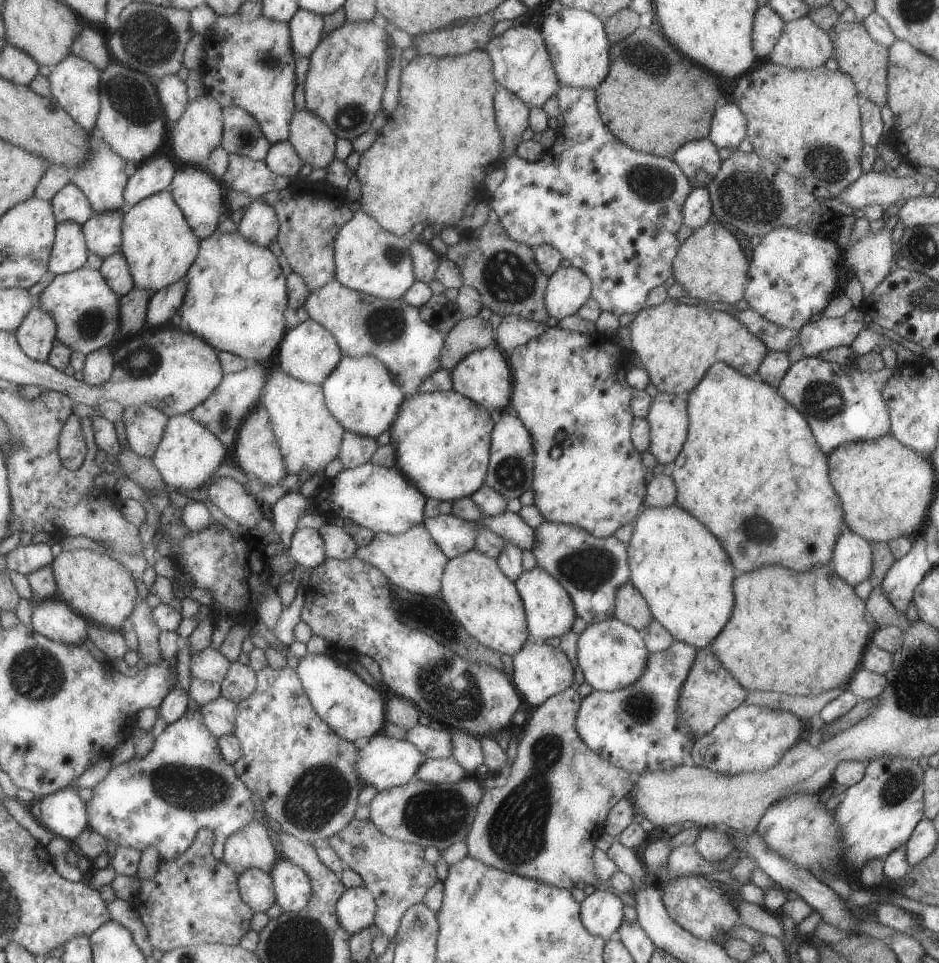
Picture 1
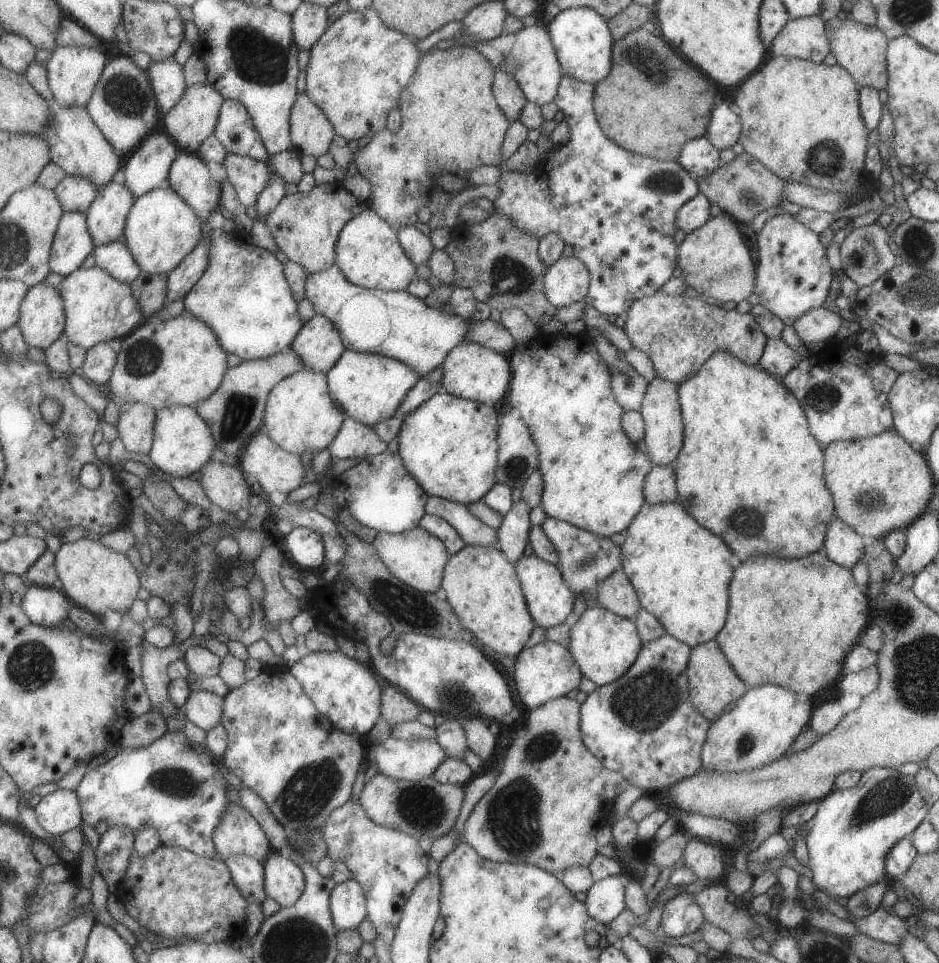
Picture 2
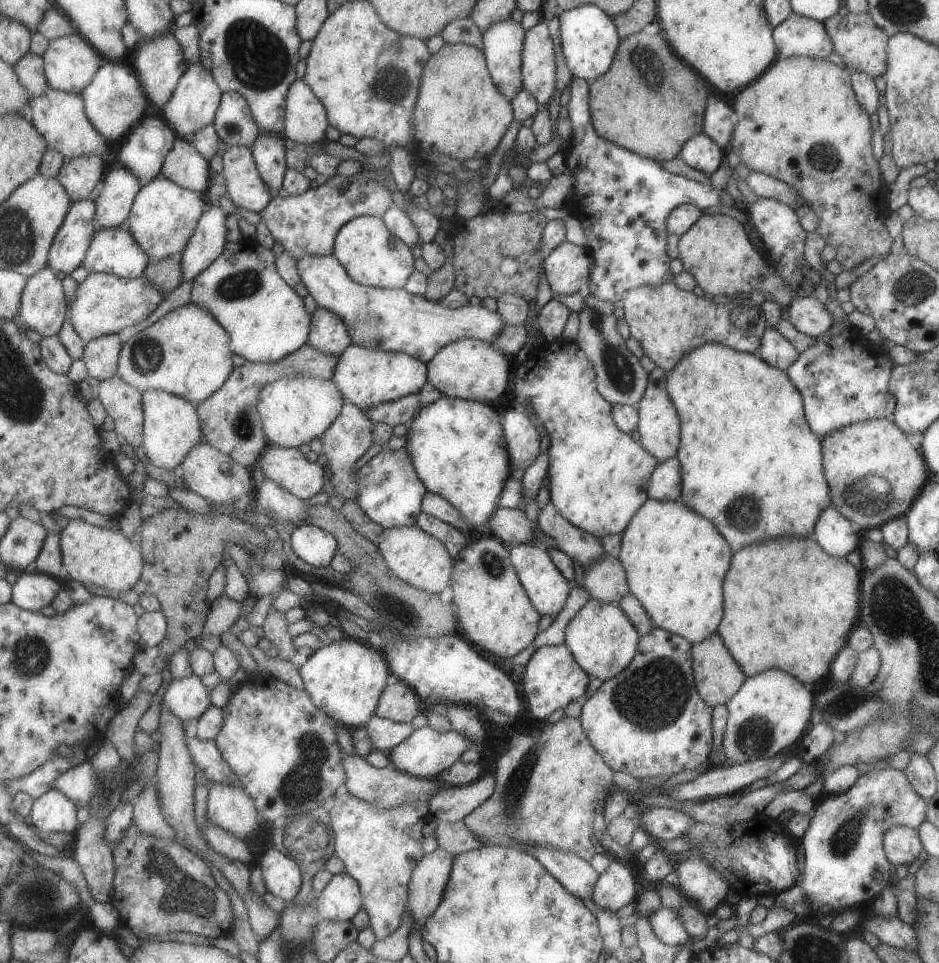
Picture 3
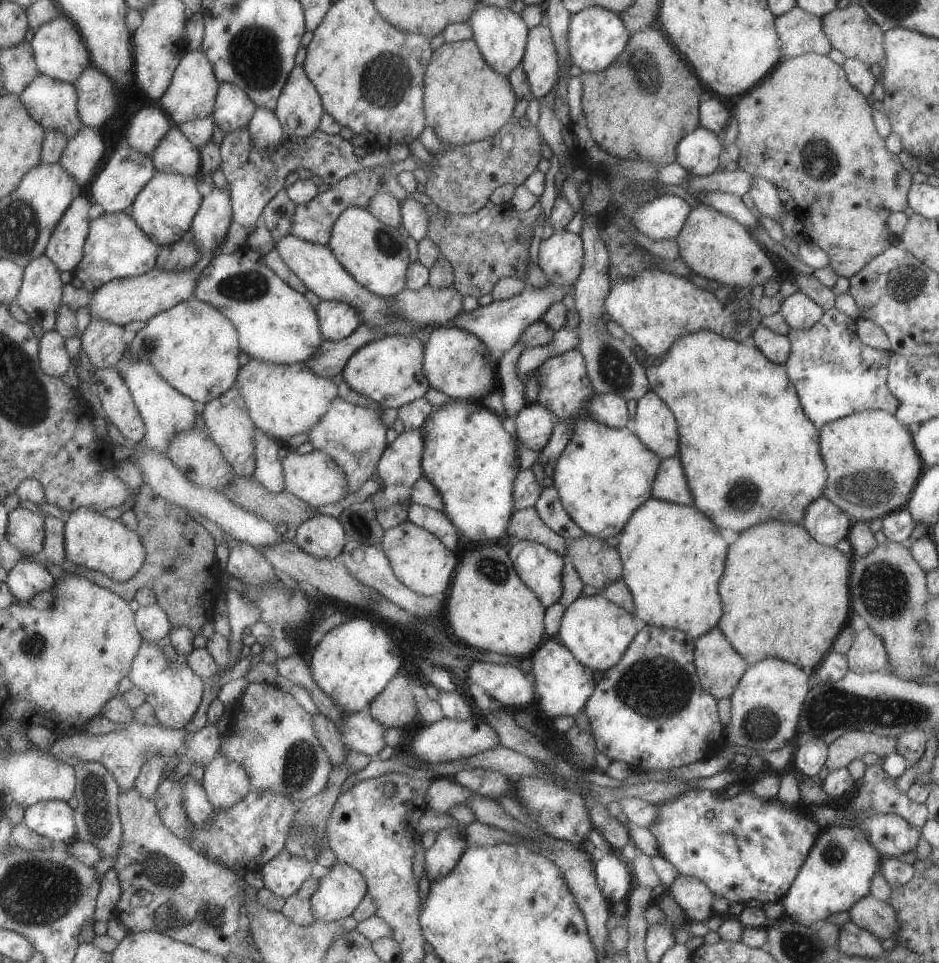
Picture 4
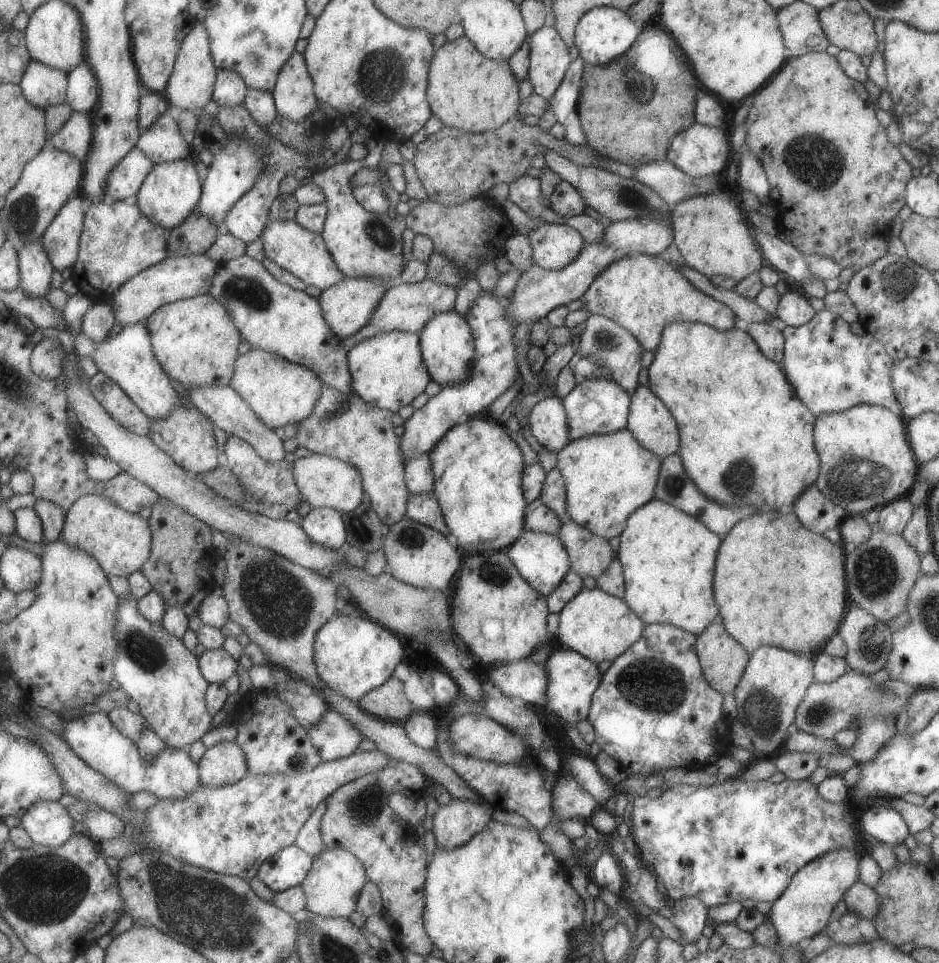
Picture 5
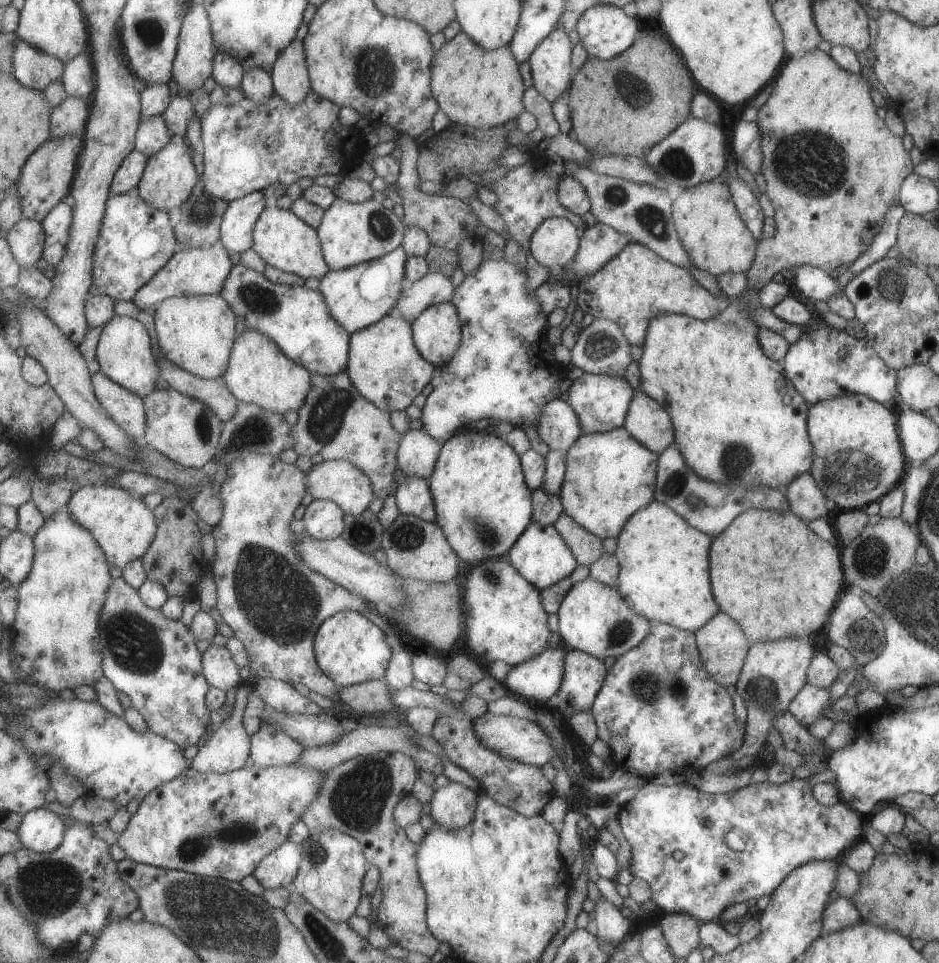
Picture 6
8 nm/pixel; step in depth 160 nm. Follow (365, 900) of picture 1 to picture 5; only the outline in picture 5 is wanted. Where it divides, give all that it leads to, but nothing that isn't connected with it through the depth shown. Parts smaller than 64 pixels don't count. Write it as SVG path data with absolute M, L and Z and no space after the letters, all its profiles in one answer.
M325 846L312 860L312 867L300 884L306 898L306 909L322 917L349 917L356 910L360 890L367 882L363 865L349 851L340 848L327 850Z

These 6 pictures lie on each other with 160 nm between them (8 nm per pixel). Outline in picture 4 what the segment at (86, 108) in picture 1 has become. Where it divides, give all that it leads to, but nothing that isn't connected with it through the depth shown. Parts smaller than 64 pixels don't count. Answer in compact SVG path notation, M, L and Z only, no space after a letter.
M63 12L55 20L51 20L39 28L32 39L32 48L40 72L62 82L75 85L75 82L80 80L81 74L84 74L85 70L93 65L92 55L81 32Z

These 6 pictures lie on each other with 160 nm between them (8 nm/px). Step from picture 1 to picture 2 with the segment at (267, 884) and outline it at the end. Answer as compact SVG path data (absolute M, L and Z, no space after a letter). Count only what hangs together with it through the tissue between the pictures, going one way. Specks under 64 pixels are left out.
M233 854L223 859L229 870L231 881L246 902L261 905L266 895L263 892L262 863L245 854Z

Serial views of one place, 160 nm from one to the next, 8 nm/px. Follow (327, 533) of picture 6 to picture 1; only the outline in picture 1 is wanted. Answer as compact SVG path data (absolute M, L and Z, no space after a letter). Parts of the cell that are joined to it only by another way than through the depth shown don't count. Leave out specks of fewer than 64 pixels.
M309 527L296 528L286 550L290 559L304 571L321 565L326 558L318 530Z

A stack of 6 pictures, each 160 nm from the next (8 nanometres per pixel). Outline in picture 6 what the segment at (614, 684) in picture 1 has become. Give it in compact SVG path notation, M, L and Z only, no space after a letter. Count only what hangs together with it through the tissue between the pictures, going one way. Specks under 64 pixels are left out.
M590 576L572 584L556 613L562 647L566 650L584 652L600 661L621 656L643 640L650 631L649 621L633 612L617 589L602 585Z

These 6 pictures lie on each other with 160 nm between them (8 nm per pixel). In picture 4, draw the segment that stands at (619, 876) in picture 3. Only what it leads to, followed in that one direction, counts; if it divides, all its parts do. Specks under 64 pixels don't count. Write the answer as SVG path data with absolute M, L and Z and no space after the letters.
M607 852L597 861L593 861L596 884L609 905L624 902L631 889L630 868L615 854Z

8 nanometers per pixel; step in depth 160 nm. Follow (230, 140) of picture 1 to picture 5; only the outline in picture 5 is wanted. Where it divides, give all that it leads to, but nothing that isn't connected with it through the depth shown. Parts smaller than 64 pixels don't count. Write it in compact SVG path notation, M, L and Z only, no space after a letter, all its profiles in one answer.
M221 69L217 71L212 100L219 107L238 107L244 103L247 87L236 72Z

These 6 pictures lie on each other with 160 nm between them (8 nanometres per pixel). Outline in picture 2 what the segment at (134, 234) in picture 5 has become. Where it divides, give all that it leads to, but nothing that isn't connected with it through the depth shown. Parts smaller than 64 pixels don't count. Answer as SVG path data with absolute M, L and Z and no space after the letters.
M116 241L104 246L96 246L93 252L97 267L108 271L119 282L133 285L143 273L137 258L126 241Z

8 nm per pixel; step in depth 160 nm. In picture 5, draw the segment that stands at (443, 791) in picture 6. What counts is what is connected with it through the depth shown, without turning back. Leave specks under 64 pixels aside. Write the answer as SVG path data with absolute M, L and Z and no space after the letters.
M451 799L445 805L439 805L432 816L432 833L436 840L437 849L453 850L465 844L475 833L479 832L486 822L489 822L498 813L489 804L483 802L472 803L461 799Z

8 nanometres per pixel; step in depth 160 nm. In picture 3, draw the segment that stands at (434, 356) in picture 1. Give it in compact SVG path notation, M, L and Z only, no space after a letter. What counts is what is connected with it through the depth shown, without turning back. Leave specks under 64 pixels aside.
M305 254L303 258L297 258L295 264L299 278L316 306L337 314L337 317L341 318L341 322L346 325L347 334L351 340L350 344L356 346L390 351L391 353L404 353L427 365L427 362L437 354L437 350L441 350L441 346L459 340L459 338L478 339L495 346L495 340L497 340L501 328L505 326L496 311L491 312L483 306L471 306L468 303L461 308L447 309L445 306L439 306L437 302L413 296L404 289L381 289L359 285L347 275L343 266L332 254L323 254L323 256Z

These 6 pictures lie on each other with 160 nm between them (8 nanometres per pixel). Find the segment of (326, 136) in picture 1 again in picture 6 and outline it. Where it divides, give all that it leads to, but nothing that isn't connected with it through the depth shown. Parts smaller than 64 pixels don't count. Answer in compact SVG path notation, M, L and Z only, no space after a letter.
M293 39L278 55L271 67L274 94L290 105L299 104L311 90L304 48Z

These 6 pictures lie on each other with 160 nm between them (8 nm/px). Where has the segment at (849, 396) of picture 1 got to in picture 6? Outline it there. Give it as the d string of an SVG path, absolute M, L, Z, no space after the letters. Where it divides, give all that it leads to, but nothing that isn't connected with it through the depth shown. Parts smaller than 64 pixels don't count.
M823 320L806 324L806 333L788 346L781 363L786 377L808 405L850 394L862 394L889 408L899 403L895 371L874 353L870 342L853 338Z

